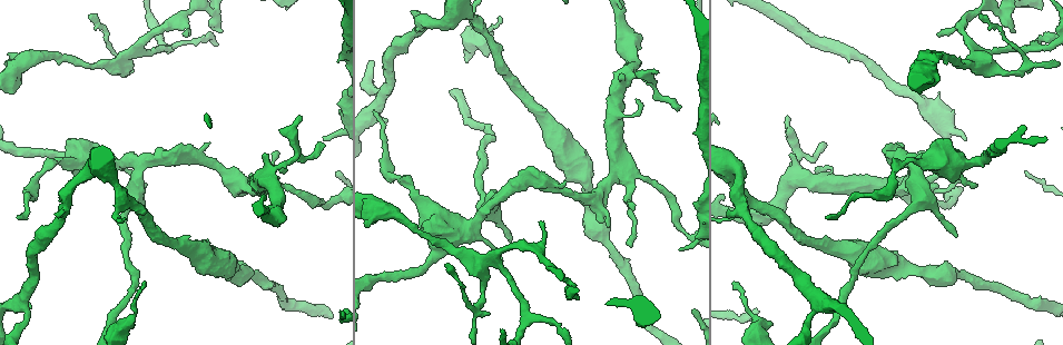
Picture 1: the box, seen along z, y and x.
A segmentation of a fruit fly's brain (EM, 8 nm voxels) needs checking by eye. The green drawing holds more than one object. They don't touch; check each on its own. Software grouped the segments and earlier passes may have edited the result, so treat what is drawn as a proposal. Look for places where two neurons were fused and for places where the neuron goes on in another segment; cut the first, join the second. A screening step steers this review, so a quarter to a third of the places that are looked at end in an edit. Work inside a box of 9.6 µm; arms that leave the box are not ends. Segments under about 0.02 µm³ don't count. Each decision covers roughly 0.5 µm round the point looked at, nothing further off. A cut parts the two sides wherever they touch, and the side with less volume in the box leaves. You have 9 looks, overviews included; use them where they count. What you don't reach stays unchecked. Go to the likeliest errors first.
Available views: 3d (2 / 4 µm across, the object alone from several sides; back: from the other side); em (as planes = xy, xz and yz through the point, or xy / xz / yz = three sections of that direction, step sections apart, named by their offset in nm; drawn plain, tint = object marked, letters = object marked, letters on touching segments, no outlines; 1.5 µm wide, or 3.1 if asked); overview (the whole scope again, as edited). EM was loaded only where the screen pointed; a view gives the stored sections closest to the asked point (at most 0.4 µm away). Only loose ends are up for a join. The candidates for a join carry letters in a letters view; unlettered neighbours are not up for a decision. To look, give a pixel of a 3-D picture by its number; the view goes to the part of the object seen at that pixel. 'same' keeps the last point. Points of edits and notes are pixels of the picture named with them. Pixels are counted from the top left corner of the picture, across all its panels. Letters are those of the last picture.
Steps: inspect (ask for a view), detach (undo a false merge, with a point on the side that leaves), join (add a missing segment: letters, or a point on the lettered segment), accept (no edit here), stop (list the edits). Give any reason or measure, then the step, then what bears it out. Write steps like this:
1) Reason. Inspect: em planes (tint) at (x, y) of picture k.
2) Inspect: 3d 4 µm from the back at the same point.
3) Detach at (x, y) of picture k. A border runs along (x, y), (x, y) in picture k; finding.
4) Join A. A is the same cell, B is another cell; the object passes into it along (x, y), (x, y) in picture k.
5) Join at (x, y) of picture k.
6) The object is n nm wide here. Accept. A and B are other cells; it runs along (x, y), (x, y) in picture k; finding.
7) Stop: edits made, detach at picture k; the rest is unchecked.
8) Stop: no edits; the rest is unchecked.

Branch stops here. Inspect: em planes (letters) at (221, 32) of picture 1.

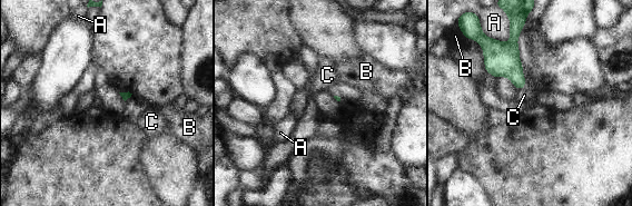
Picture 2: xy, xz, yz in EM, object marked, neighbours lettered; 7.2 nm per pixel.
Accept. A, B and C are other cells; a border runs along (482, 51), (484, 68), (487, 72) in picture 2; no lettered segment goes on from it.

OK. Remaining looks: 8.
Tapers out. Inspect: em planes (tint) at (323, 137) of picture 1.

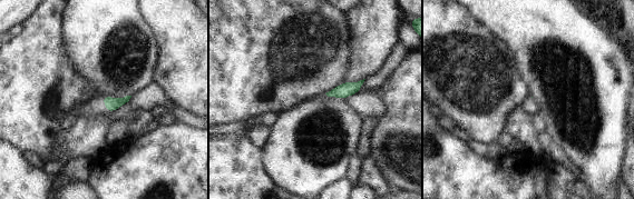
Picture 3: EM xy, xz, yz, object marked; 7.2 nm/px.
Inspect: em planes (letters) at the same point.

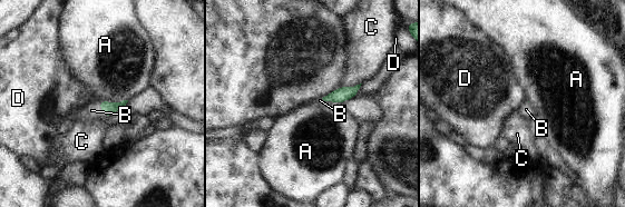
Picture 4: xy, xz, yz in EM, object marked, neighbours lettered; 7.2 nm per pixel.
Join B. B is the same cell, A, C and D are other cells; the object passes into it along (108, 108), (103, 110), (91, 110) in picture 4; the neuron continues.

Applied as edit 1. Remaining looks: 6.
Redraw. Inspect: overview.

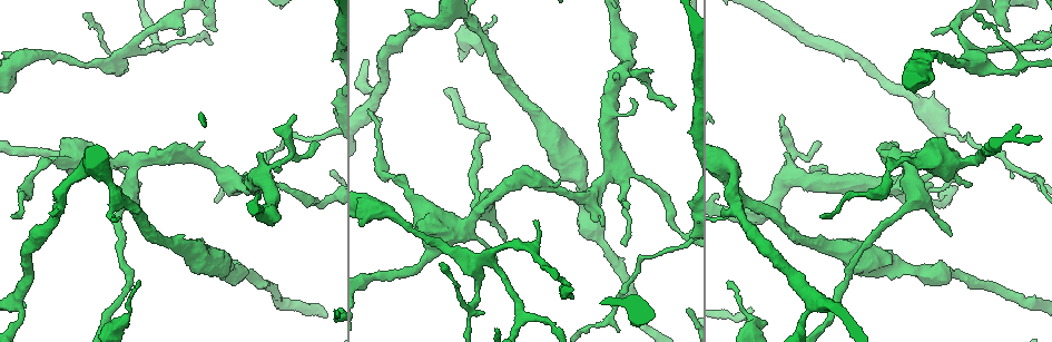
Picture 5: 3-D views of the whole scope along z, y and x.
Thin end. Inspect: 3d 4 µm from the back at (495, 256) of picture 5.

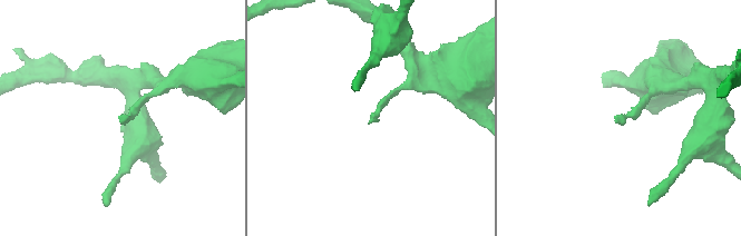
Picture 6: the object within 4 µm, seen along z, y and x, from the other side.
Now the EM. Inspect: em planes (letters) at (369, 121) of picture 6.

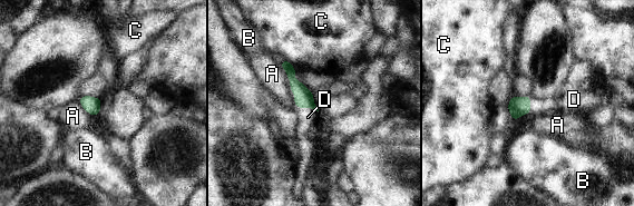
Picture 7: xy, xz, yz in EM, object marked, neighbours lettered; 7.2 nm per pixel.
The object is 120 nm wide here. Join D. D is the same cell, A, B and C are other cells; the object passes into it along (303, 96), (294, 104), (308, 117) in picture 7; it goes on there.

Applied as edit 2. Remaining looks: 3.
Branch point. Inspect: em xy step 8 (letters) at (813, 298) of picture 5.

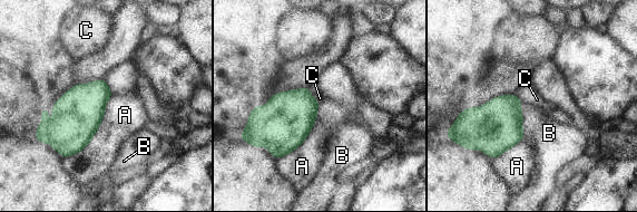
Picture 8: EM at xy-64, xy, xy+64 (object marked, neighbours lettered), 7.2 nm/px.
Inspect: em planes (letters) at the same point.

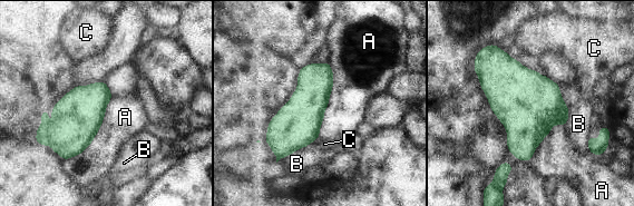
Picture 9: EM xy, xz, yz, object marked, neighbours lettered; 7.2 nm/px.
The object is 340 nm wide here. Accept. A, B and C are other cells; a border runs along (329, 61), (332, 90), (319, 136) in picture 9; one neuron here.

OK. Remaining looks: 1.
Stop: edits made, join at picture 4, join at picture 7; the rest is unchecked.

